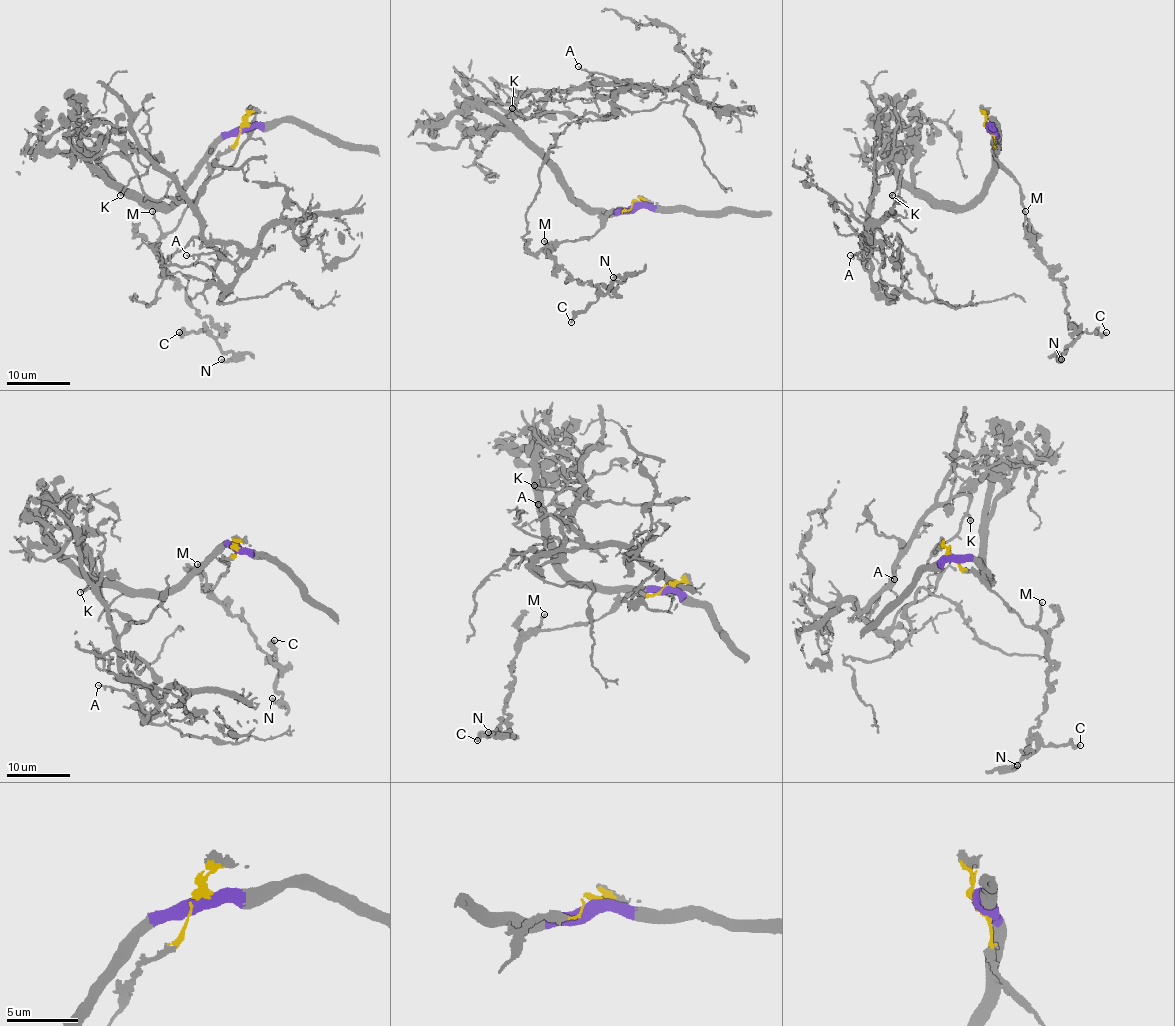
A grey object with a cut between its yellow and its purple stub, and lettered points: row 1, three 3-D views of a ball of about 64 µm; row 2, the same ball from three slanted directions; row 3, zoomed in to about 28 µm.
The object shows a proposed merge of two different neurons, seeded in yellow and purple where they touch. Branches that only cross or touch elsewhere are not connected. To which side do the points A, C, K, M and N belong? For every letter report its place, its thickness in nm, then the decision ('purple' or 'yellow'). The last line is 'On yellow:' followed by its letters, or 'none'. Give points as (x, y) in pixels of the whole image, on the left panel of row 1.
A: (186, 255) | 70 nm | purple
C: (179, 332) | 200 nm | yellow
K: (120, 195) | 140 nm | purple
M: (152, 211) | 120 nm | yellow
N: (221, 359) | 300 nm | yellow
On yellow: C, M, N

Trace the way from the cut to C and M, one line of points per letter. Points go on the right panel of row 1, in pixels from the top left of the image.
C: (988, 129), (996, 159), (1020, 187), (1025, 232), (1053, 279), (1062, 284), (1067, 323), (1083, 331), (1107, 333)
M: (988, 129), (995, 142), (996, 159), (1020, 187), (1026, 233), (1029, 222), (1025, 211)

